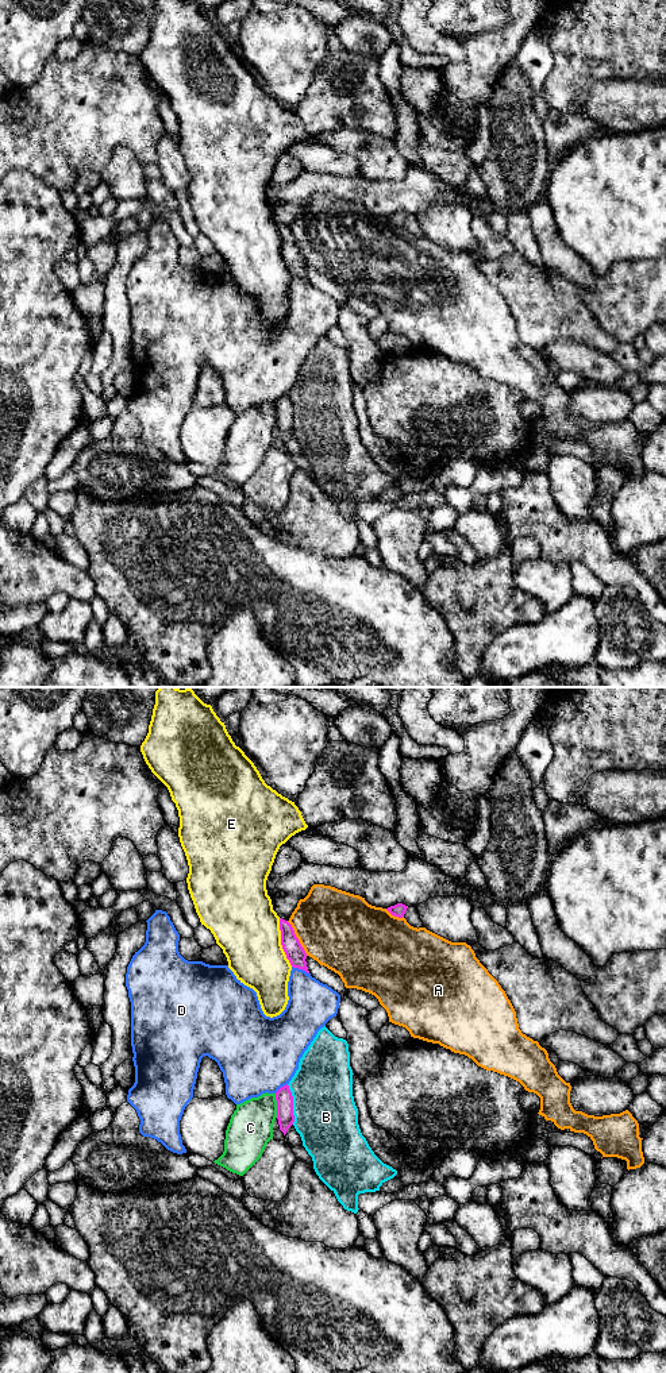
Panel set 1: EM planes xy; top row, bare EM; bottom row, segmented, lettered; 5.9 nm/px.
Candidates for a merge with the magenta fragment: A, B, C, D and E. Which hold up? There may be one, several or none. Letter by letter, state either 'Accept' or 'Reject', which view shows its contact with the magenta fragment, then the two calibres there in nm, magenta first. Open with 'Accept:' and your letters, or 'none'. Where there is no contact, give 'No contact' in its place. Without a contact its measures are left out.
Accept: none
A: Reject. Touches magenta in xy. Thickness 120 nm (magenta) against 460 nm
B: Reject. Touches magenta in xy. Thickness 100 nm (magenta) against 380 nm
C: Reject. Touches magenta in xy. Thickness 100 nm (magenta) against 260 nm
D: Reject. Touches magenta in xy. Thickness 120 nm (magenta) against 280 nm
E: Reject. Touches magenta in xy. Thickness 120 nm (magenta) against 380 nm

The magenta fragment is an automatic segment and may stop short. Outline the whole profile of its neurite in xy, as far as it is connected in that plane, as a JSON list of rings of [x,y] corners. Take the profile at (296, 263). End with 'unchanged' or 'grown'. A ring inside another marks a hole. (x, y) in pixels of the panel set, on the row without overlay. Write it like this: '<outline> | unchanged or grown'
[[[280,227],[281,254],[293,277],[299,277],[309,282],[307,275],[307,262],[294,243],[292,234]]] | unchanged

